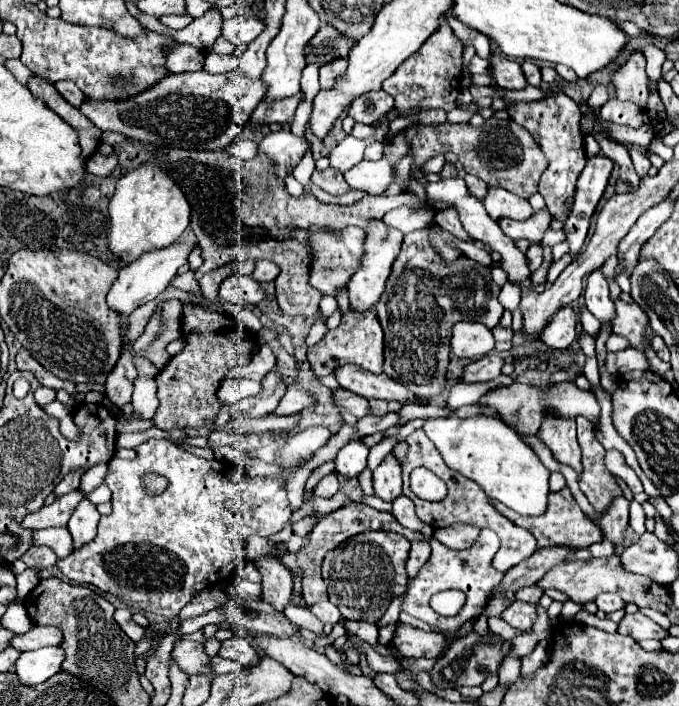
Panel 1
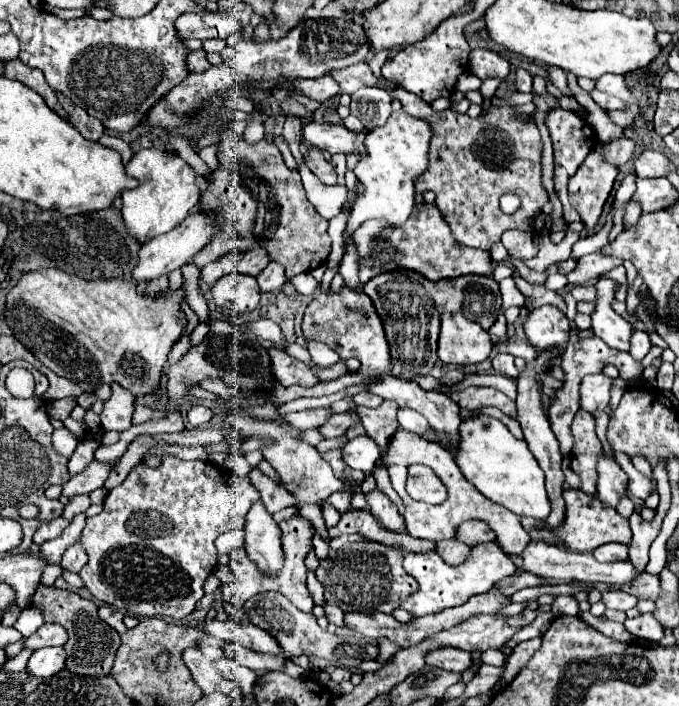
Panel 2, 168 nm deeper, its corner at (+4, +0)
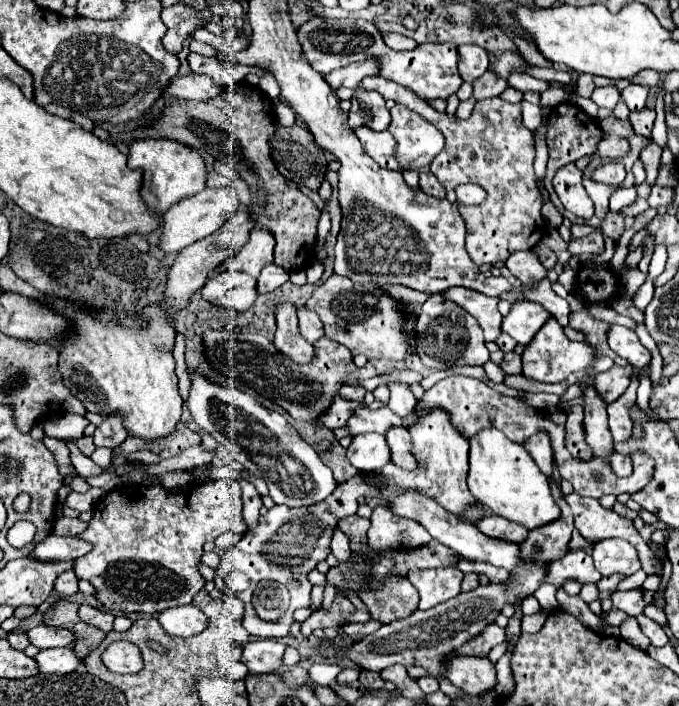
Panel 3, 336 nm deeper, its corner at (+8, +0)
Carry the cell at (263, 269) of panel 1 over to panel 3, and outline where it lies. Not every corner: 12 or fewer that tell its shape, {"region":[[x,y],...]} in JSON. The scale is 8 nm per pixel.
{"region":[[266,265],[258,293],[270,293],[288,281],[282,267]]}

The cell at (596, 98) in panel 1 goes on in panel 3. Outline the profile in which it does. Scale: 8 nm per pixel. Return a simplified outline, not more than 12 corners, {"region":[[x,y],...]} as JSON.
{"region":[[628,85],[620,97],[632,113],[646,107],[648,89]]}

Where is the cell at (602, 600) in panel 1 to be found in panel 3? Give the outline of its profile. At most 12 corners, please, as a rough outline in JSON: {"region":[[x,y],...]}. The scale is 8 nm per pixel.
{"region":[[614,591],[612,607],[640,615],[644,609],[642,591]]}

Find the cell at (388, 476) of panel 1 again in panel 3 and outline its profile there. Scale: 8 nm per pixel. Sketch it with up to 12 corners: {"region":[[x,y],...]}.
{"region":[[376,505],[368,545],[374,551],[420,547],[432,537],[420,523]]}

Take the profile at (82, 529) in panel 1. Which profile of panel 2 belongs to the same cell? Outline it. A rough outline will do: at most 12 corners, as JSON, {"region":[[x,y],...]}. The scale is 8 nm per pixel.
{"region":[[76,541],[62,555],[60,567],[78,573],[86,565],[86,553]]}

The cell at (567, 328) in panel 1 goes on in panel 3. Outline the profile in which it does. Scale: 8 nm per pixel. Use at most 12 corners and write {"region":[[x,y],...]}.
{"region":[[520,299],[504,317],[502,331],[528,345],[552,315]]}

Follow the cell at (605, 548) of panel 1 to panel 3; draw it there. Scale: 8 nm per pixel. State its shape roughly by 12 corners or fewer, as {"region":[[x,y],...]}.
{"region":[[624,539],[594,545],[602,575],[632,575],[640,569],[636,549]]}

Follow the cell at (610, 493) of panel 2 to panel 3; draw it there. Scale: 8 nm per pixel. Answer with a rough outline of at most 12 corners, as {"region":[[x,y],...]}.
{"region":[[584,389],[586,443],[594,457],[610,463],[614,439],[606,403]]}

